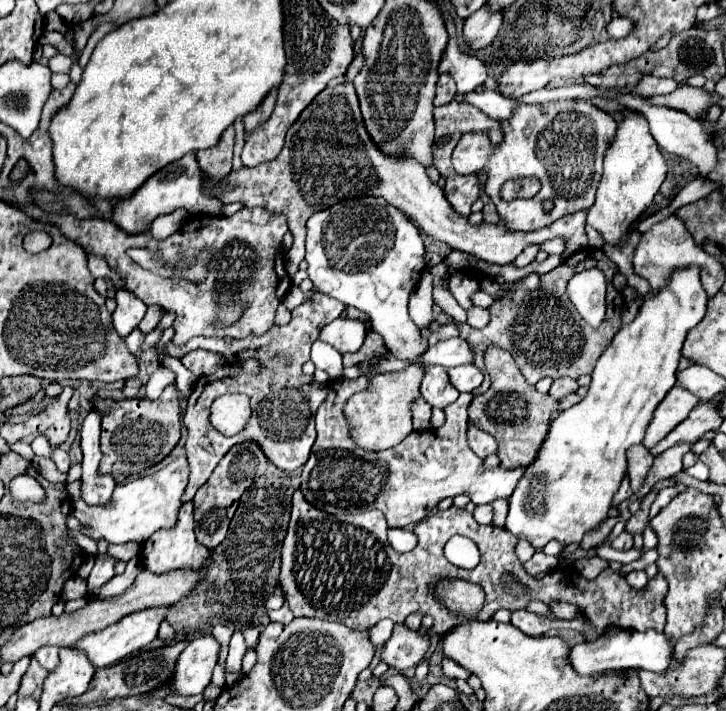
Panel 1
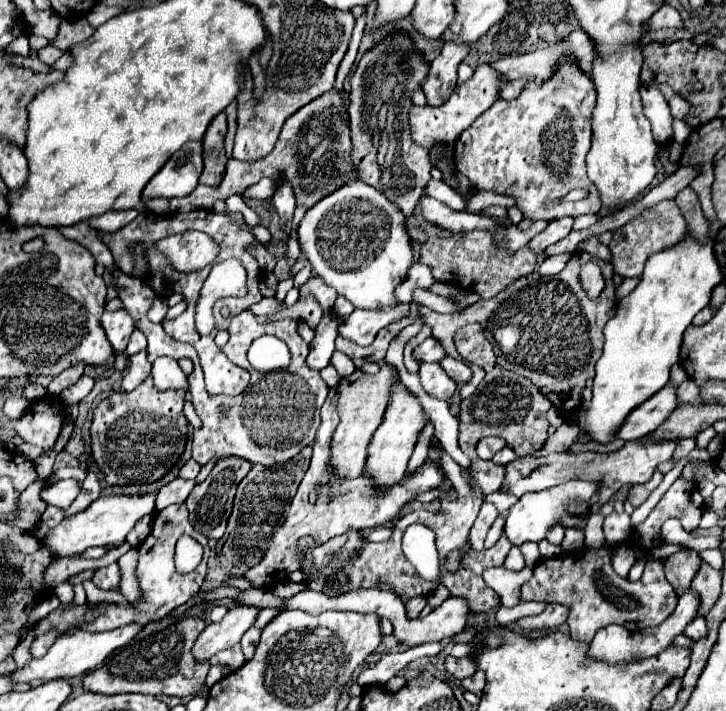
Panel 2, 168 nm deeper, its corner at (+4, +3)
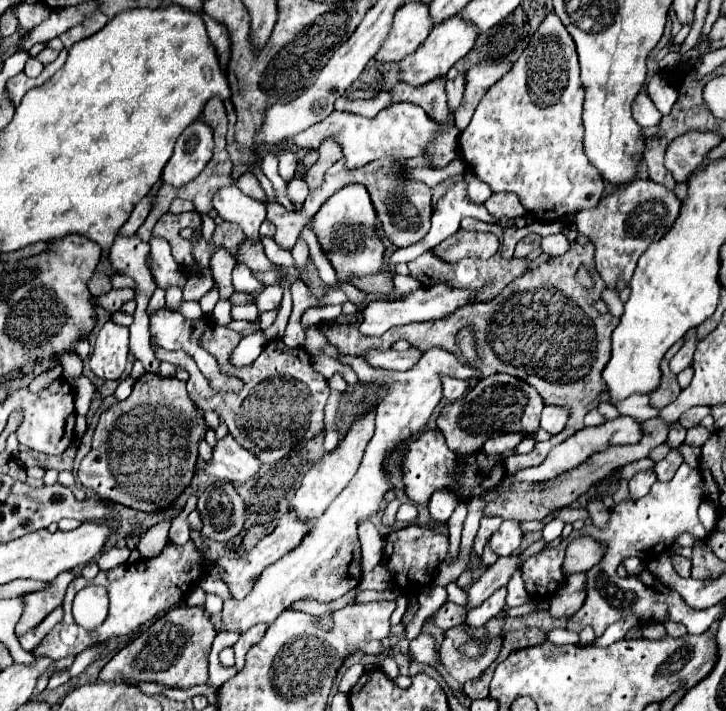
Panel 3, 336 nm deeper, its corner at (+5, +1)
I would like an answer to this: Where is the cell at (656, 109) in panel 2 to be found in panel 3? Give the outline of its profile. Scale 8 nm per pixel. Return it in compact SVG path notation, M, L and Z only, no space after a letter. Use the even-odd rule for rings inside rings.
M640 93L634 103L632 103L632 113L634 119L642 125L642 127L656 127L662 119L662 113L656 109L654 101L648 97L648 93Z

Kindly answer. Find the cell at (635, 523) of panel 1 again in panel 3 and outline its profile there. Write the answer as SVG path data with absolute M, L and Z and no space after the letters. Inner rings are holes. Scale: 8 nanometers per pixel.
M642 471L642 473L636 473L632 479L630 479L630 497L636 501L636 499L642 499L644 495L648 495L648 489L658 481L656 473L654 471Z

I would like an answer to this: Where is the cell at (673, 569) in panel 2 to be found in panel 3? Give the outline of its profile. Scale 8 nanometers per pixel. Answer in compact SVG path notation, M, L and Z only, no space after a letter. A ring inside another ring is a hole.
M674 555L672 561L674 561L676 573L678 573L680 577L690 577L690 559L686 559L686 557L682 557L682 555Z

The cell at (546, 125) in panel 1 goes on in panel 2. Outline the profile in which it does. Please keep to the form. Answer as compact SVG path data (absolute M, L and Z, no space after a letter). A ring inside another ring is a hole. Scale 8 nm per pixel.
M565 57L557 63L555 75L541 83L527 83L517 99L511 101L495 101L477 121L473 121L463 133L461 141L453 145L453 161L455 169L469 177L471 185L479 191L495 191L501 195L511 195L517 199L517 207L523 211L525 219L537 221L553 221L561 217L579 217L585 213L599 213L601 199L597 187L589 181L585 171L585 155L591 145L591 111L595 105L597 93L593 89L593 81L585 75L573 57ZM583 187L589 191L589 197L579 203L565 203L563 197Z

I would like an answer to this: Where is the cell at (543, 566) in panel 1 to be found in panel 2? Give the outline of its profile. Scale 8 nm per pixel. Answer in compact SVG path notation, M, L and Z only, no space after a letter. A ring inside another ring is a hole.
M511 547L511 551L509 551L503 567L509 569L509 571L521 571L525 567L525 559L523 559L519 547Z

